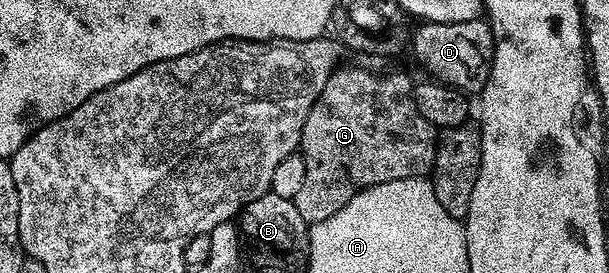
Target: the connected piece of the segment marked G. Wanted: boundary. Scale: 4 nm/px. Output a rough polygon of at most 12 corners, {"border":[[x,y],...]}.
{"border":[[345,65],[305,119],[308,226],[427,177],[437,130],[403,73]]}

